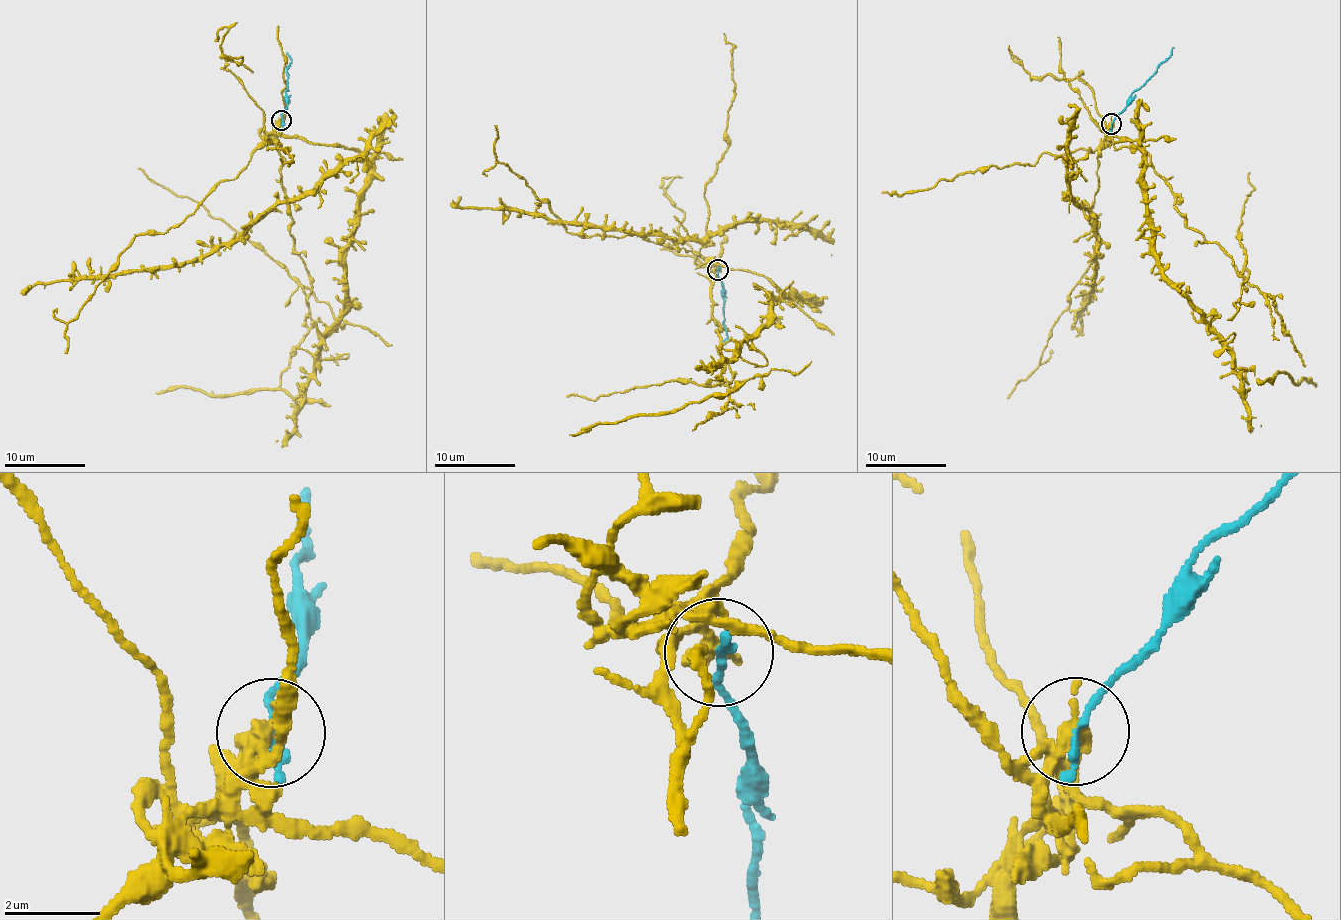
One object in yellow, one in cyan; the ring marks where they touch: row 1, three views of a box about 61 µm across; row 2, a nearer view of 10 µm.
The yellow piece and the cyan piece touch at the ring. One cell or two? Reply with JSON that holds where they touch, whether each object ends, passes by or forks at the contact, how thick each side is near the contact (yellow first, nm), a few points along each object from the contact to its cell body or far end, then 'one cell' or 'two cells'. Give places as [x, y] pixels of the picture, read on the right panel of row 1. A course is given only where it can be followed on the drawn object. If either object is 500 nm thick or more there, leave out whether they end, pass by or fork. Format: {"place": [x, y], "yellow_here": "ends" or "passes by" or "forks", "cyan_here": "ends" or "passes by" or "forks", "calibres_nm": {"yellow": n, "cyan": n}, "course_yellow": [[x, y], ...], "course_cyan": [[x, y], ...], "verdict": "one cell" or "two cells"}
{"place": [1111, 124], "yellow_here": "passes by", "cyan_here": "ends", "calibres_nm": {"yellow": 300, "cyan": 200}, "course_yellow": [[1111, 123], [1096, 171], [1097, 256], [1070, 294], [1075, 312], [1096, 238], [1070, 193], [1067, 129], [1091, 105]], "course_cyan": [[1111, 123], [1127, 104], [1129, 96], [1173, 48]], "verdict": "two cells"}

